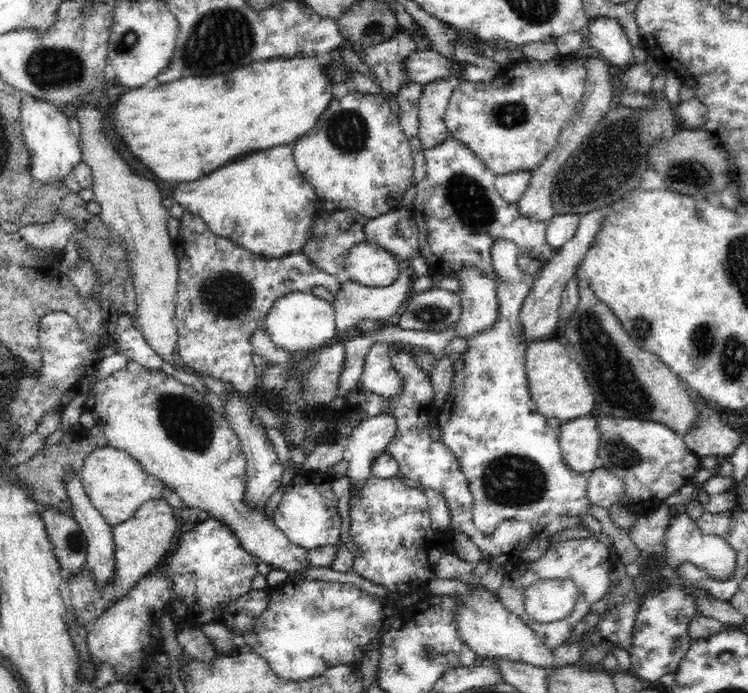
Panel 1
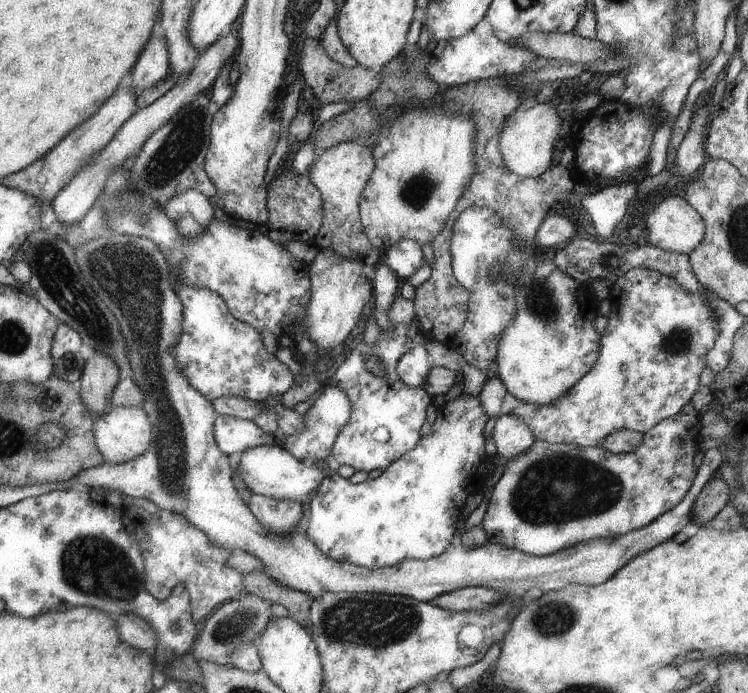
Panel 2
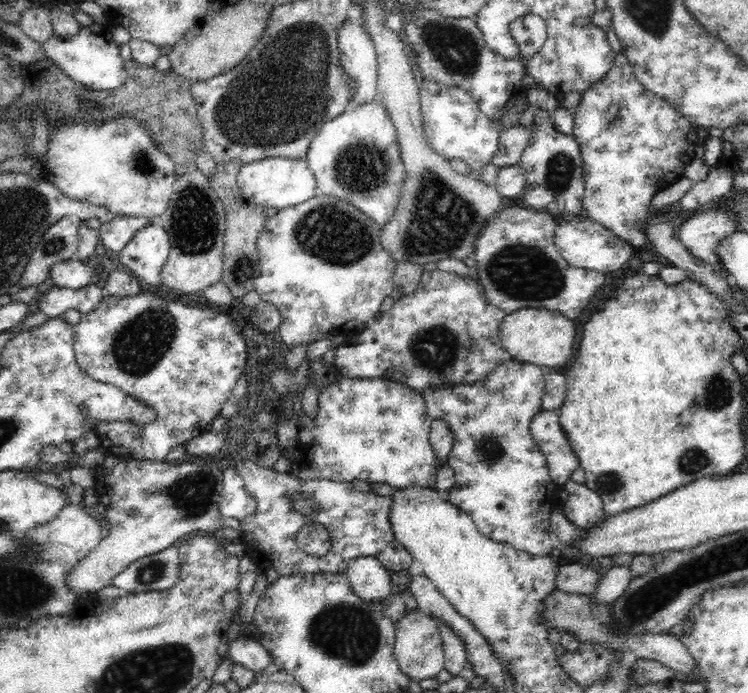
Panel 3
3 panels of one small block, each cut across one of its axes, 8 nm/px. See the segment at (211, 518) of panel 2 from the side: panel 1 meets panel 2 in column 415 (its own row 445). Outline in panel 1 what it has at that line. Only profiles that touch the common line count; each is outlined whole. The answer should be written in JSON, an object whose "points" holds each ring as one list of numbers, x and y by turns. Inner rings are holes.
{"points":[[575,418,560,426,559,447,574,472,590,474,600,466,600,435,594,418]]}

